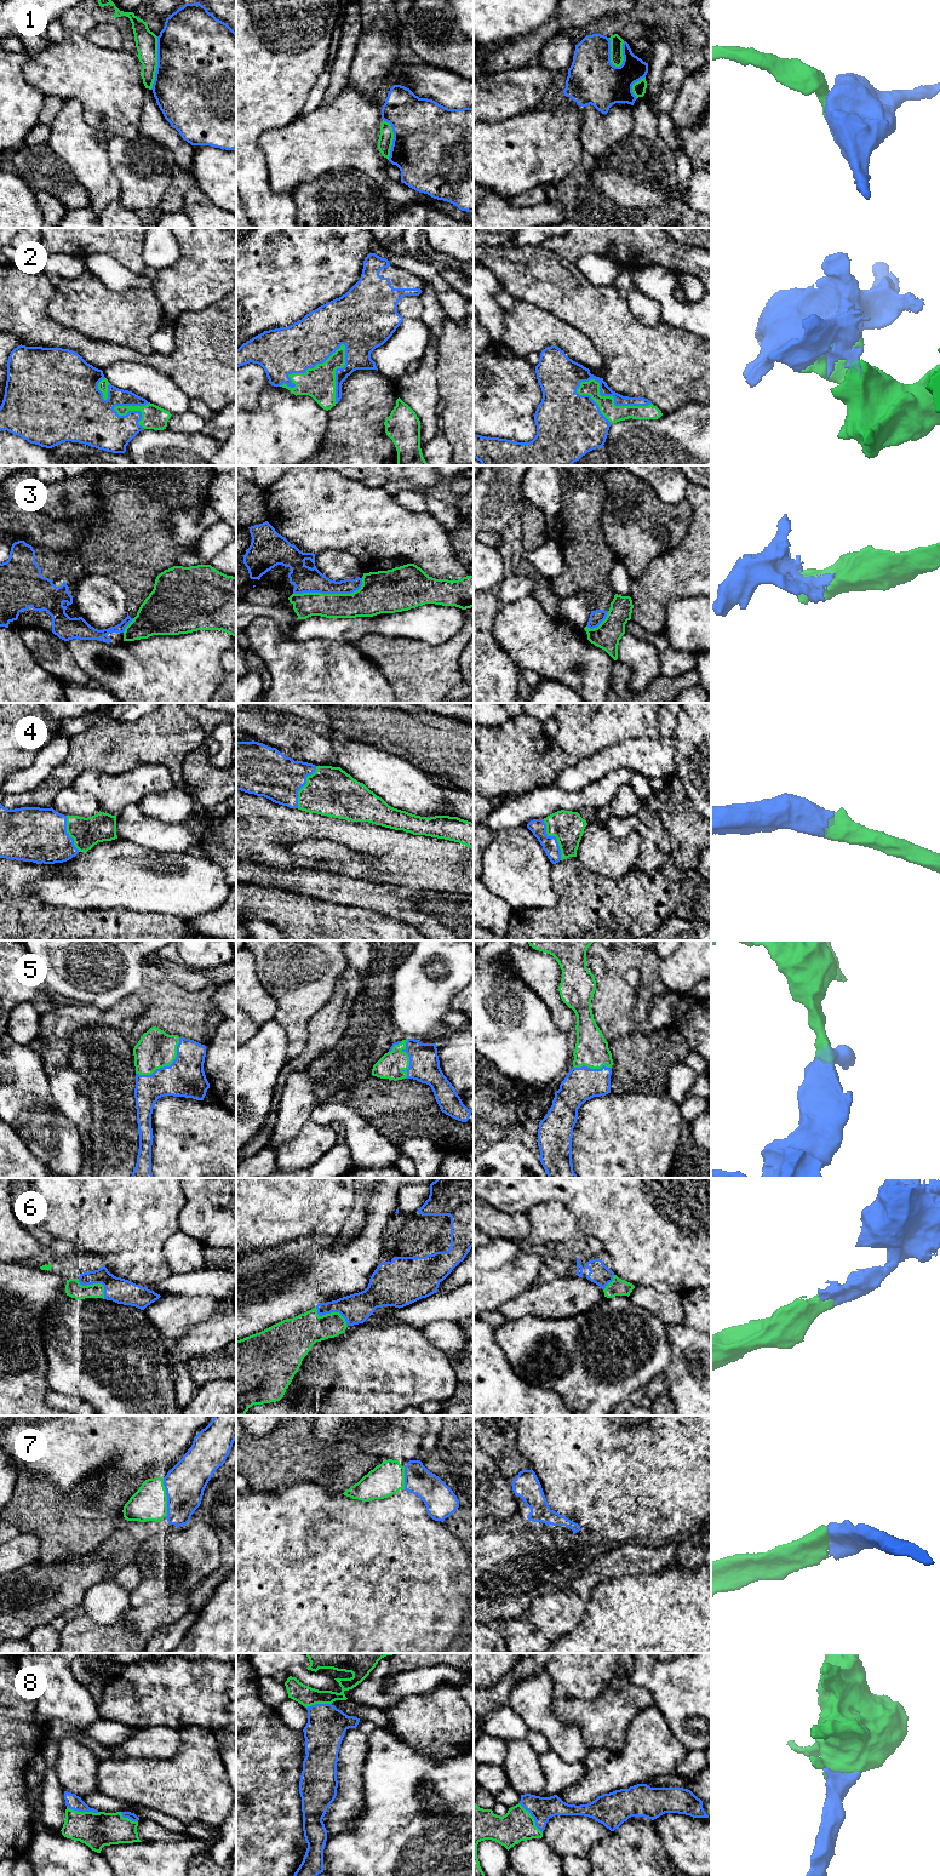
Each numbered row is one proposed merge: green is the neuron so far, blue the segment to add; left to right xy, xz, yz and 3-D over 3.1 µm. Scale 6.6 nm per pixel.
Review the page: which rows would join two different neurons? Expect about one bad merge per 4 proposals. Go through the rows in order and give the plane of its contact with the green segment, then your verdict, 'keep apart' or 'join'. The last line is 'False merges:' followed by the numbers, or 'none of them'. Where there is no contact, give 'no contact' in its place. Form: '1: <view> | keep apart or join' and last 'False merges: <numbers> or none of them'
1: yz | keep apart
2: xz | join
3: xz | keep apart
4: yz | join
5: xy | join
6: xz | join
7: xy | join
8: xy | join
False merges: 1, 3

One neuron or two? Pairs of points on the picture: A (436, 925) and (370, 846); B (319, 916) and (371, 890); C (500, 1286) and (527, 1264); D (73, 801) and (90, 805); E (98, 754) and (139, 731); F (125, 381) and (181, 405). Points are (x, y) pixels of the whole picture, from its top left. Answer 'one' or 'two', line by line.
A: two
B: two
C: one
D: one
E: one
F: one

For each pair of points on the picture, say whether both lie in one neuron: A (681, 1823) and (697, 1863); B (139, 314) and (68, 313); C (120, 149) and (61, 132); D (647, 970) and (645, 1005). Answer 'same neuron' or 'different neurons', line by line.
A: same neuron
B: same neuron
C: different neurons
D: same neuron

